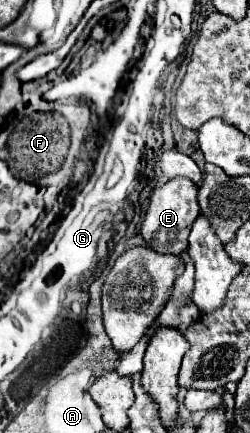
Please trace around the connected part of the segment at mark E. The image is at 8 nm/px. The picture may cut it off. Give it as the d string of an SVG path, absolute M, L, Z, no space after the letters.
M182 177L166 181L164 185L152 191L150 205L142 221L142 237L150 249L154 249L156 253L170 253L170 255L180 255L186 251L190 227L200 213L196 193L198 193L196 185L190 183L190 179L182 179Z

